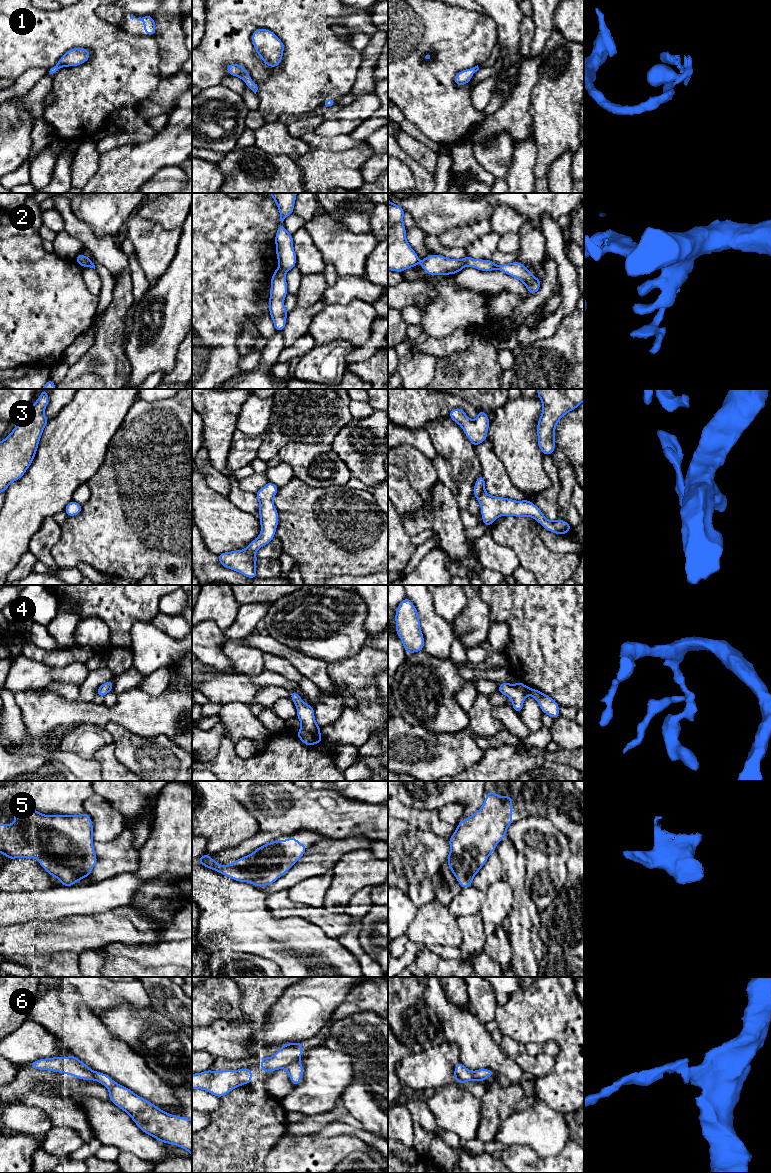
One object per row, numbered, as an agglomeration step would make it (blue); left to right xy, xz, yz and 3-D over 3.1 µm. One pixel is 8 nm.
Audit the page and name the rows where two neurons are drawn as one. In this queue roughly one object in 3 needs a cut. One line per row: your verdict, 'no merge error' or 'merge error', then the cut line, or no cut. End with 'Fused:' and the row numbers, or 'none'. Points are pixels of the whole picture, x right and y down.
1: no merge error; cut none
2: merge error; cut yz (461, 259), (464, 266)
3: no merge error; cut none
4: no merge error; cut none
5: no merge error; cut none
6: merge error; cut xz (297, 1060), (286, 1067)
Fused: 2, 6

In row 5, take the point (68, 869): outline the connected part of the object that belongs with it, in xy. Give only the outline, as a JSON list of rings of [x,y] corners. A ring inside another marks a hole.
[[[33,808],[14,810],[13,824],[0,824],[0,853],[8,859],[35,858],[52,877],[58,878],[63,886],[74,886],[76,882],[91,874],[97,864],[93,847],[93,824],[88,813],[80,815],[45,815]]]

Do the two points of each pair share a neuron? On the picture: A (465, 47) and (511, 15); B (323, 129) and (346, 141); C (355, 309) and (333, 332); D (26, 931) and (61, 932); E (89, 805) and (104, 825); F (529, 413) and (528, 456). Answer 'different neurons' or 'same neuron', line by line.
A: different neurons
B: different neurons
C: same neuron
D: same neuron
E: same neuron
F: same neuron

